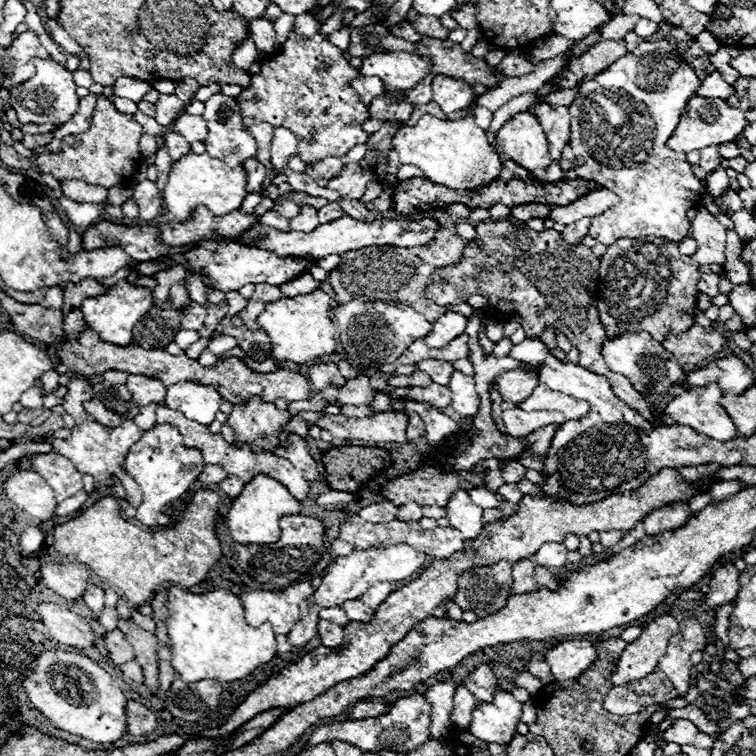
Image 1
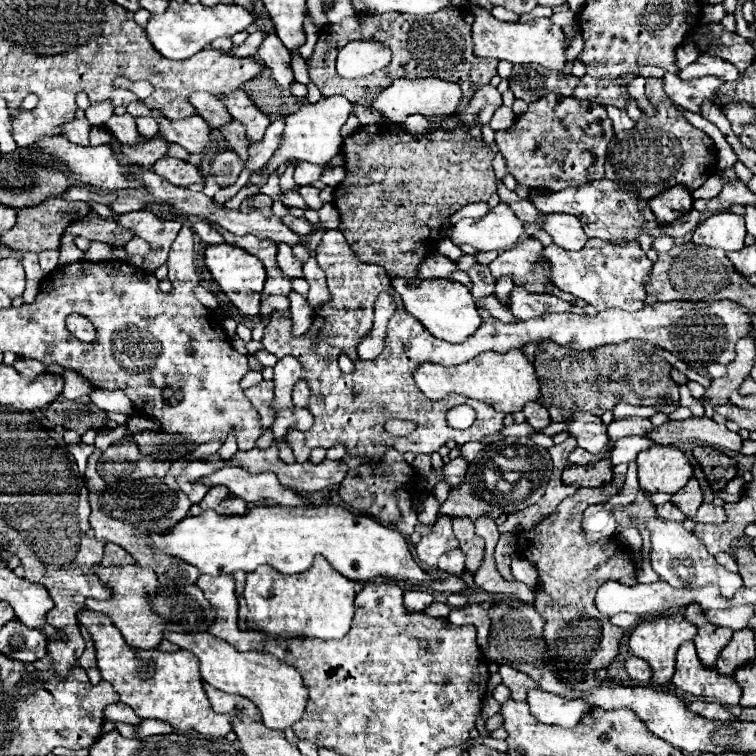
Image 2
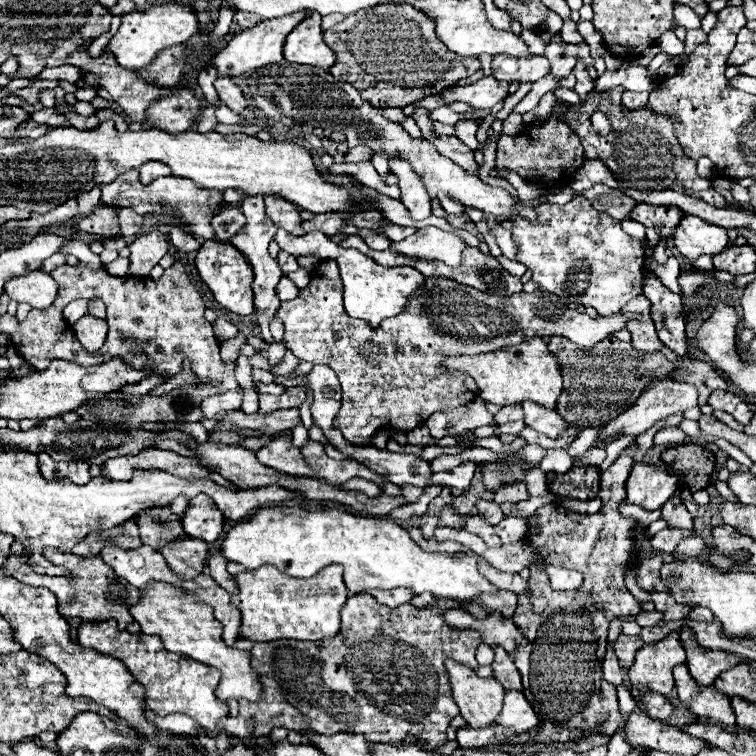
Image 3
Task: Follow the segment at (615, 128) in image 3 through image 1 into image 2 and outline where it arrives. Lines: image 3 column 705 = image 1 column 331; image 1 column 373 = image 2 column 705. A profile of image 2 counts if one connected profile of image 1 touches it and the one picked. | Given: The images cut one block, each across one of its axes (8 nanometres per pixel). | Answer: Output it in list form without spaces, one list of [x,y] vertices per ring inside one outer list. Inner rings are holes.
[[[646,78],[646,98],[654,106],[656,114],[648,116],[642,112],[640,120],[632,130],[624,130],[624,134],[616,134],[608,144],[606,158],[606,178],[624,182],[624,186],[636,186],[636,194],[642,200],[650,200],[668,188],[682,184],[690,192],[700,188],[716,170],[716,148],[710,136],[702,130],[694,128],[674,106],[674,102],[664,94],[662,78]],[[712,148],[712,162],[710,162]]]

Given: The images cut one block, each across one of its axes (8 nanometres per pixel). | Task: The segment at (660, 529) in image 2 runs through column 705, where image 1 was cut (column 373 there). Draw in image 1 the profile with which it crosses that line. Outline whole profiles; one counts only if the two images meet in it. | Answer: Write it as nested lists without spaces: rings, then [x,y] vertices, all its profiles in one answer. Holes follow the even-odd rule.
[[[396,544],[396,546],[374,546],[368,550],[356,548],[350,556],[338,556],[328,568],[326,574],[322,578],[322,584],[314,590],[312,598],[304,600],[300,604],[300,620],[296,622],[296,626],[292,628],[292,632],[288,634],[290,644],[294,648],[304,646],[310,638],[314,638],[318,634],[318,614],[322,608],[330,608],[330,606],[340,606],[344,600],[358,600],[368,588],[372,588],[376,582],[396,582],[396,580],[406,580],[412,574],[416,574],[416,570],[424,564],[426,554],[420,554],[418,550],[412,550],[412,546],[404,546],[404,544]]]

